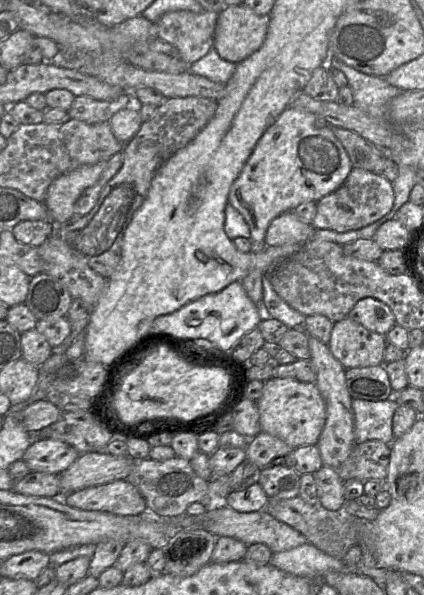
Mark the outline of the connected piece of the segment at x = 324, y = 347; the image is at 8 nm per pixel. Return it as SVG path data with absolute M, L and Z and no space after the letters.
M309 336L310 361L316 372L316 385L324 400L326 418L316 446L323 466L337 469L349 457L355 446L354 418L351 408L352 398L347 390L346 369L333 356L327 344Z

